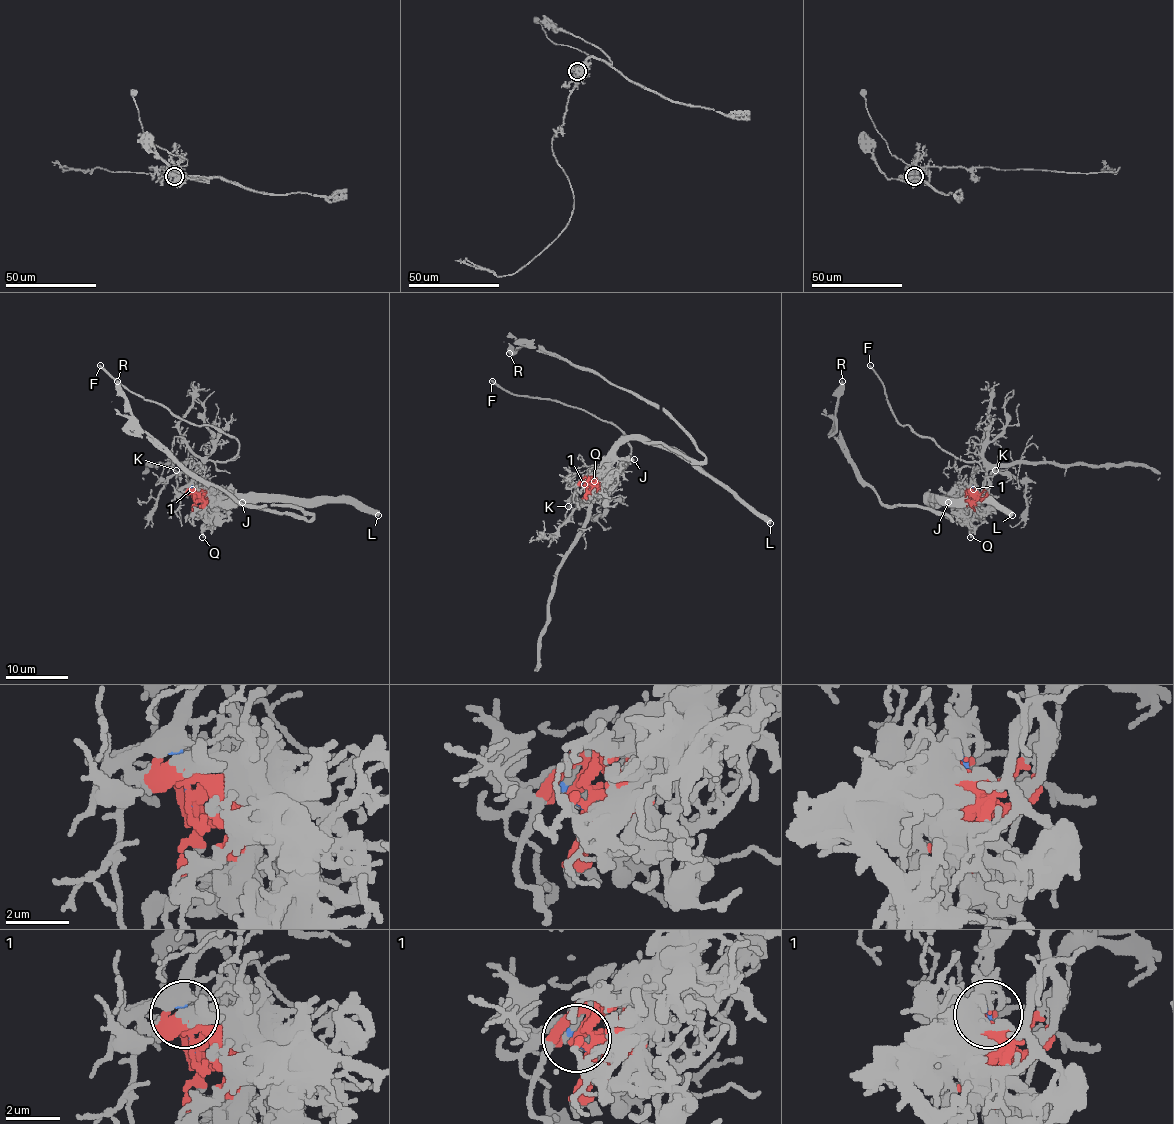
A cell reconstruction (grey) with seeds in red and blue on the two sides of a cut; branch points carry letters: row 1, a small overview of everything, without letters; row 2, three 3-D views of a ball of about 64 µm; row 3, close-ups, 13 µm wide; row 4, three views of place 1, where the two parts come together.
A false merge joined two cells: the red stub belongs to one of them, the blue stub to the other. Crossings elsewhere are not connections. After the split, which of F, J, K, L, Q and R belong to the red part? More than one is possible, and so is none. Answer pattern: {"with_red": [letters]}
{"with_red": ["J", "L", "Q", "R"]}

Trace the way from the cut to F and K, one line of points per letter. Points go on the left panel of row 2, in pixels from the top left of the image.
F: (195, 498), (192, 476), (206, 462), (229, 461), (239, 442), (146, 401), (99, 365)
K: (195, 498), (192, 476), (200, 467), (195, 470), (176, 470)

